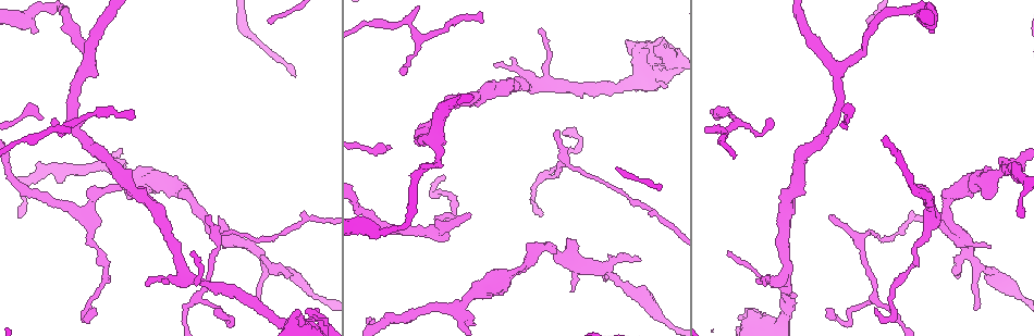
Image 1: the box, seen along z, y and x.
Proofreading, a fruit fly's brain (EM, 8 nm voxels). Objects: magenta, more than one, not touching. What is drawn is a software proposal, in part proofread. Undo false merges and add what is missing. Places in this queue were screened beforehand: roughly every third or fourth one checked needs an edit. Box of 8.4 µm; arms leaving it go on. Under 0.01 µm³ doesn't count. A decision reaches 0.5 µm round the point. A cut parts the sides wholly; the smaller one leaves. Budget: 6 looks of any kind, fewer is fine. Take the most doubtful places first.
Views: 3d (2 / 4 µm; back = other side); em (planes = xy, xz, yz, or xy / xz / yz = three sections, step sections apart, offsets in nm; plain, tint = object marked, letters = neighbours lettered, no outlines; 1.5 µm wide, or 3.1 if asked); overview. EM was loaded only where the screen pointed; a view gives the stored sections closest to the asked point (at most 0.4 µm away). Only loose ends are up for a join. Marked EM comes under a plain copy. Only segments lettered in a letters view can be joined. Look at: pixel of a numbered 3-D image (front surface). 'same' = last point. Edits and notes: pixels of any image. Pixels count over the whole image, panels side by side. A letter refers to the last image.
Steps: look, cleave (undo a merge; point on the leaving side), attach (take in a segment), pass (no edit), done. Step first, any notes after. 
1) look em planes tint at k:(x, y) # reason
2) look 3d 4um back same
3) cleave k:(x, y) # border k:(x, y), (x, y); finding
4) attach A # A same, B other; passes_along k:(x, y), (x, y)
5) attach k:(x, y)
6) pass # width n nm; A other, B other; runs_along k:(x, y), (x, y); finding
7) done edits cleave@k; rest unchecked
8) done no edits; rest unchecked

look 3d 2um at 1:(558, 130) # free end

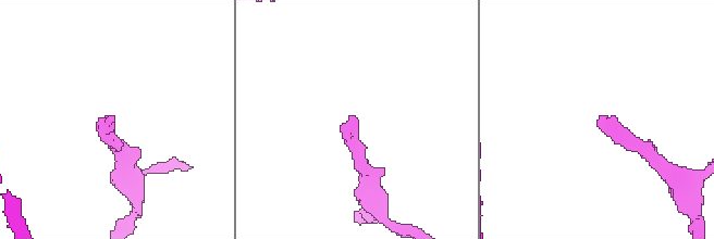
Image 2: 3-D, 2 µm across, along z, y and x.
look em planes letters at 2:(356, 119) # shape alone is not enough

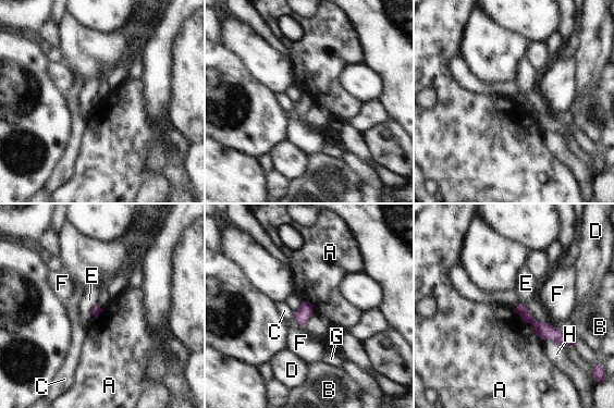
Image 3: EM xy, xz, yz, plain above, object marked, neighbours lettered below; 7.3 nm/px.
pass # A other, B other, C other, D other, E other, F other, G other, H other; border 3:(513, 310), (532, 326), (541, 340); no lettered segment goes on from it

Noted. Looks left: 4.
look em planes letters at 1:(960, 276)

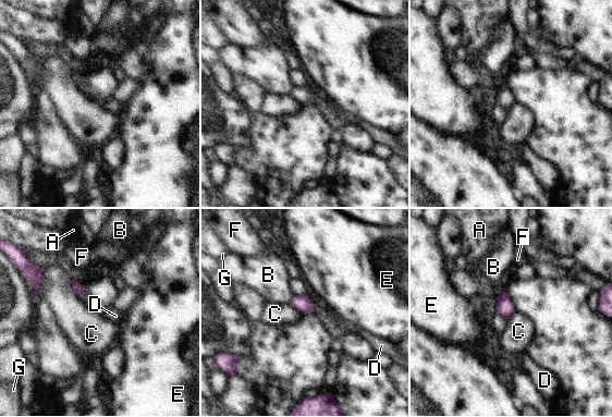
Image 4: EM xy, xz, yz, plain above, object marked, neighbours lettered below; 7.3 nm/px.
pass # width 120 nm; A other, B other, C other, D other, E other, F other, G other; border 4:(37, 269), (39, 298); none of them fits

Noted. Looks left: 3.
look em xz step 8 tint at 1:(380, 230) # calibre changes

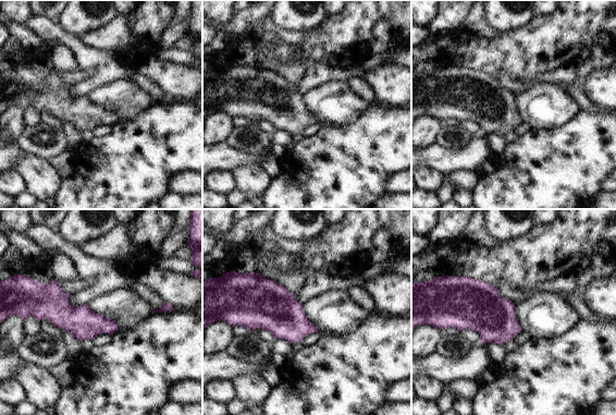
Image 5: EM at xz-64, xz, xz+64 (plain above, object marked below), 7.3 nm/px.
look em planes letters same

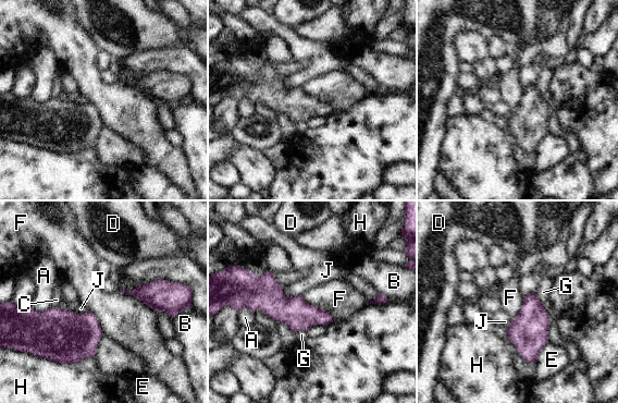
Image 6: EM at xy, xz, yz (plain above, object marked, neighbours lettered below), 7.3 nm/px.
pass # A other, B other, C other, D other, E other, F other, G other, H other, J other; runs_along 6:(248, 296), (330, 318); continuous, no second neuron

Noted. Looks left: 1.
done no edits; rest unchecked

